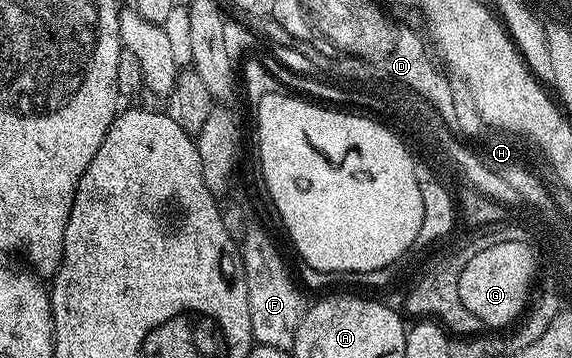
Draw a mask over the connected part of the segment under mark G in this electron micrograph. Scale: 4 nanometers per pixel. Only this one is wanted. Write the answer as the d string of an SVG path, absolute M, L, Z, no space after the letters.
M526 241L496 243L475 263L469 264L466 275L461 279L459 297L467 301L470 308L476 308L477 319L481 319L484 327L492 325L492 330L499 331L502 325L509 324L511 320L514 322L527 309L532 296L531 284L535 279L537 281L534 252L536 250Z

